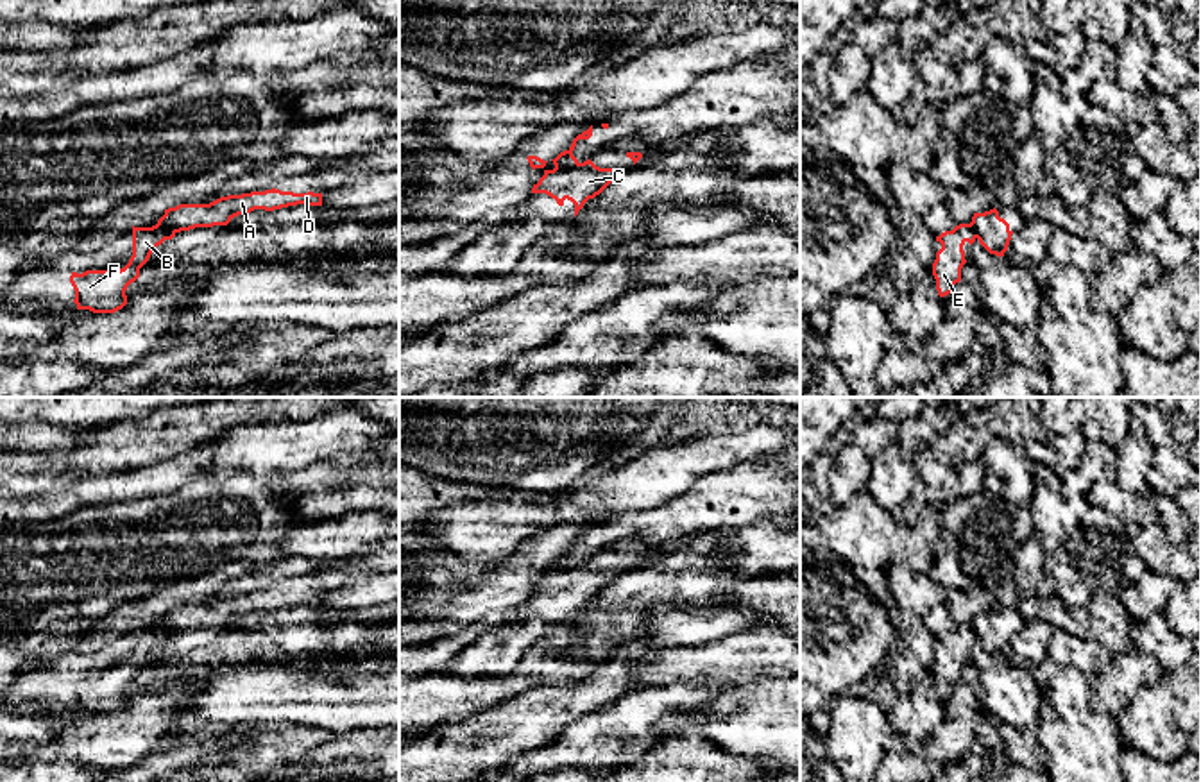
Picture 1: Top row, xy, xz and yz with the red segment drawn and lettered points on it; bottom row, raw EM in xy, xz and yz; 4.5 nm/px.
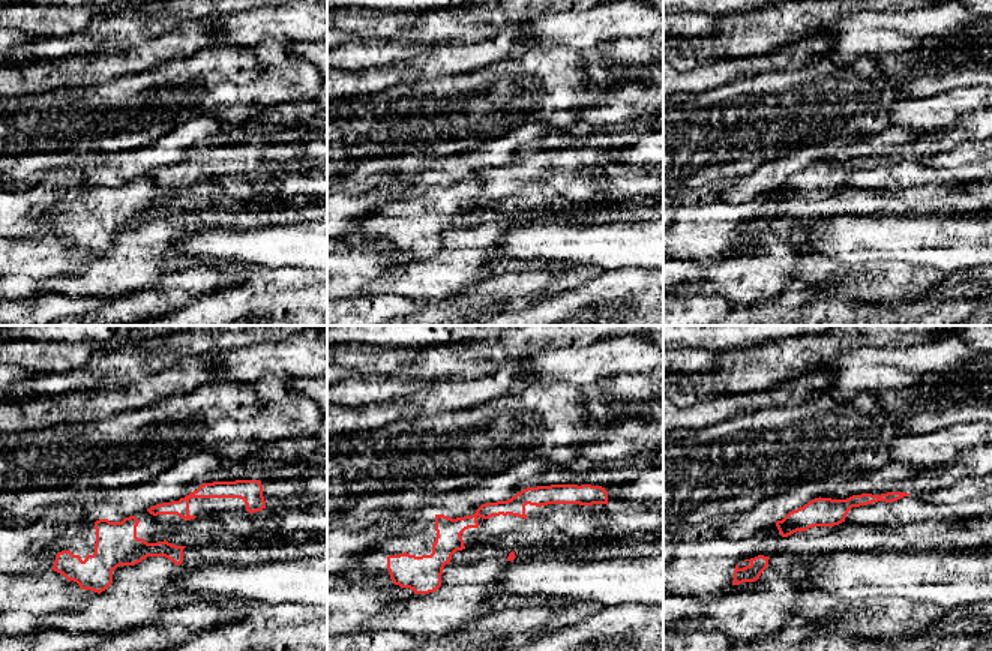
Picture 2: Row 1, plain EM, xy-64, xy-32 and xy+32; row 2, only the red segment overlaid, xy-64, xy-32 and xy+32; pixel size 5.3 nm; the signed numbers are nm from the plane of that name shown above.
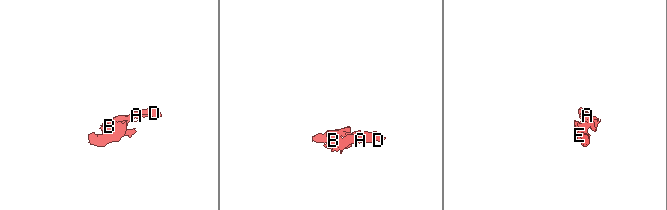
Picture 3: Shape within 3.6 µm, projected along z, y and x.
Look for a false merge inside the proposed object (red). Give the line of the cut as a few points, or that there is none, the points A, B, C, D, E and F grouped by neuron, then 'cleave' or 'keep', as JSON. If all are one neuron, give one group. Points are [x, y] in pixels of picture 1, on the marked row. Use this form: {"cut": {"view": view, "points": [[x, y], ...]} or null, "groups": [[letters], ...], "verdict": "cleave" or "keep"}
{"cut": {"view": "xz", "points": [[579, 163], [555, 169]]}, "groups": [["A", "C", "D"], ["B", "E", "F"]], "verdict": "cleave"}

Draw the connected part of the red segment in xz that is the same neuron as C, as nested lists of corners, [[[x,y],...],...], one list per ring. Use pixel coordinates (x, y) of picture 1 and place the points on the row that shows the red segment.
[[[591,159],[576,166],[544,170],[544,175],[533,184],[532,193],[546,193],[564,206],[564,200],[575,204],[575,217],[589,199],[600,195],[619,174],[614,168],[600,168]]]

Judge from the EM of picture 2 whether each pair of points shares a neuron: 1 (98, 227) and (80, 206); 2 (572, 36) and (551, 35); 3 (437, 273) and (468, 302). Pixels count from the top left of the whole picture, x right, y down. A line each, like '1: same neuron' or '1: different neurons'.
1: same neuron
2: same neuron
3: different neurons

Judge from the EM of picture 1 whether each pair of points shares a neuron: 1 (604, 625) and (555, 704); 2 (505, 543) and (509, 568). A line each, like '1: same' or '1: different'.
1: different
2: different

